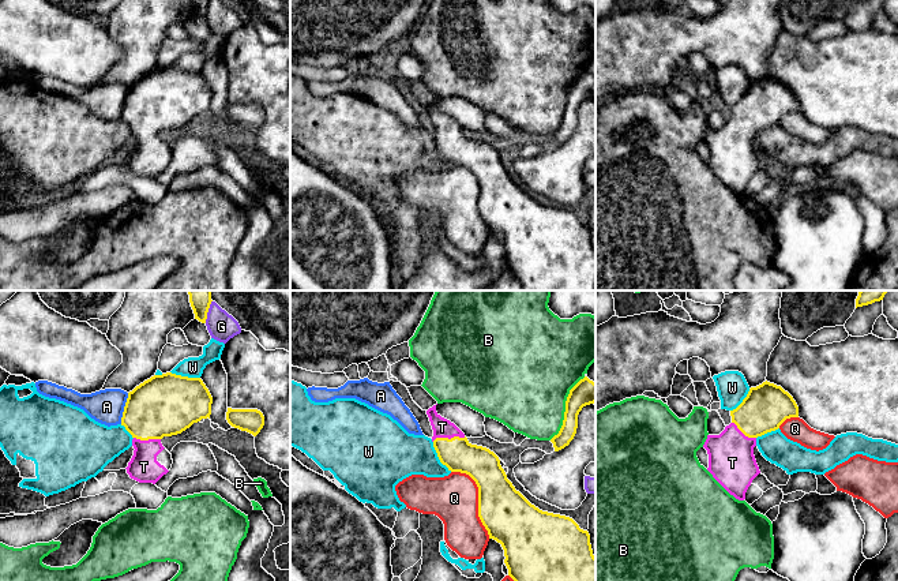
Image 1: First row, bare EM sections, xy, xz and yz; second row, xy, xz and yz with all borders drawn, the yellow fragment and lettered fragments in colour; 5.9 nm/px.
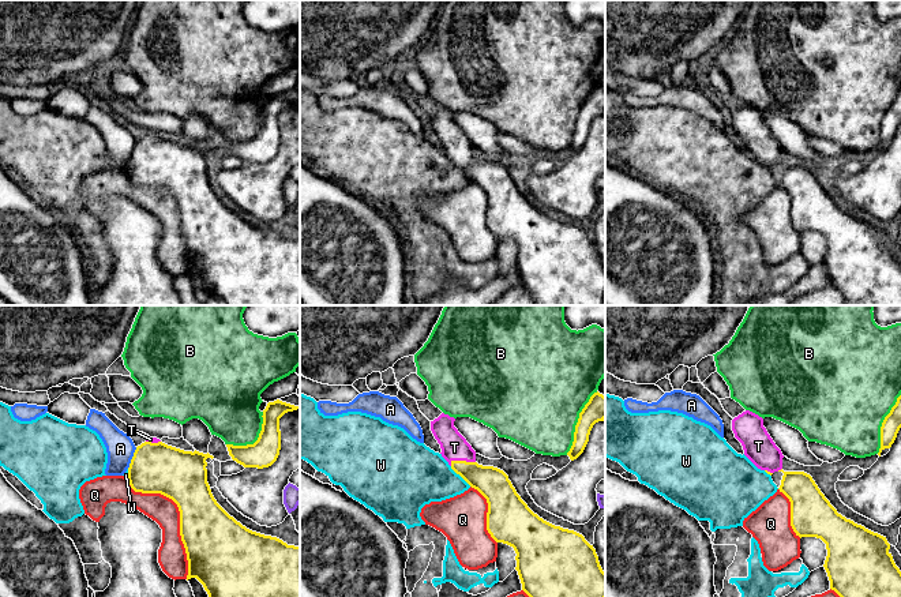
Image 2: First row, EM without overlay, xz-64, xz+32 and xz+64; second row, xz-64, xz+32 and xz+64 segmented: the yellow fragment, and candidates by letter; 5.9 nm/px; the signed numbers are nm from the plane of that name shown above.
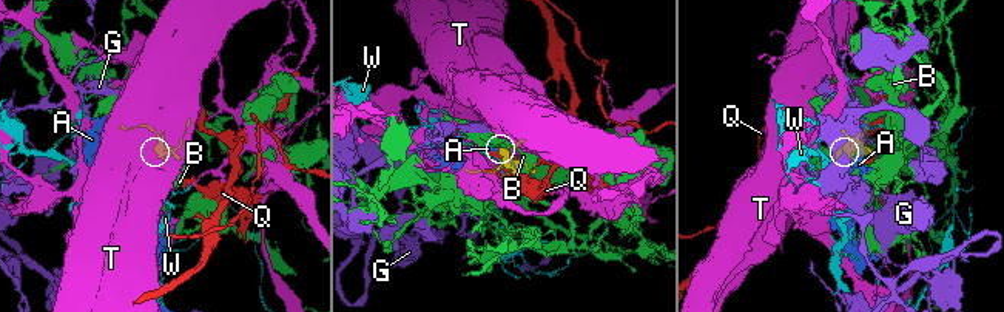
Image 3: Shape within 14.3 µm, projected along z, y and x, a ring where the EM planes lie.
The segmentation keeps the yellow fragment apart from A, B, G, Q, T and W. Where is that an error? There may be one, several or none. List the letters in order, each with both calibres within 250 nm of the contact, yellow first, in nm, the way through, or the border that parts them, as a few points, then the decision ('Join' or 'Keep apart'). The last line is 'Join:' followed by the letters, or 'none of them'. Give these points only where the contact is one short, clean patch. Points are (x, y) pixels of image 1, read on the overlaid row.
A: Thickness 360 nm (yellow) against 200 nm. Keep apart
B: Thickness 150 nm (yellow) against 460 nm. Keep apart
G: Thickness 140 nm (yellow) against 160 nm. Keep apart
Q: Thickness 300 nm (yellow) against 280 nm. Keep apart
T: Thickness 190 nm (yellow) against 120 nm. Path across: xz (457, 453), (447, 438), (442, 427). Join
W: Thickness 190 nm (yellow) against 300 nm. Keep apart
Join: T

